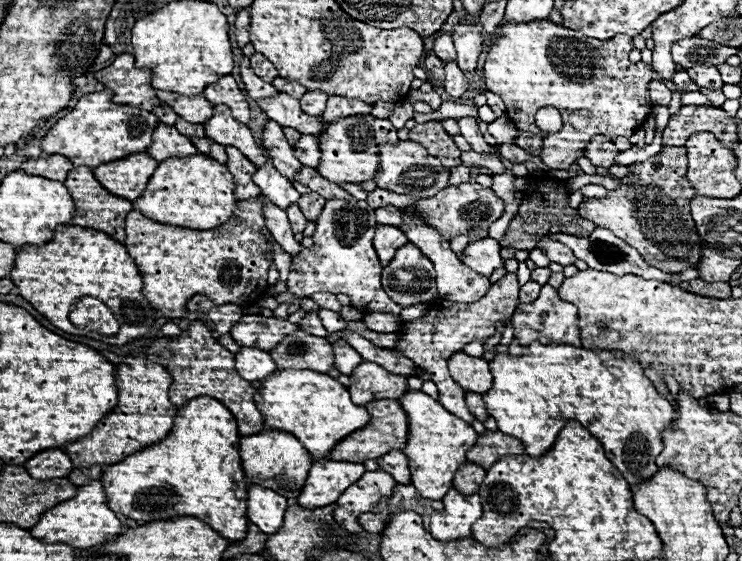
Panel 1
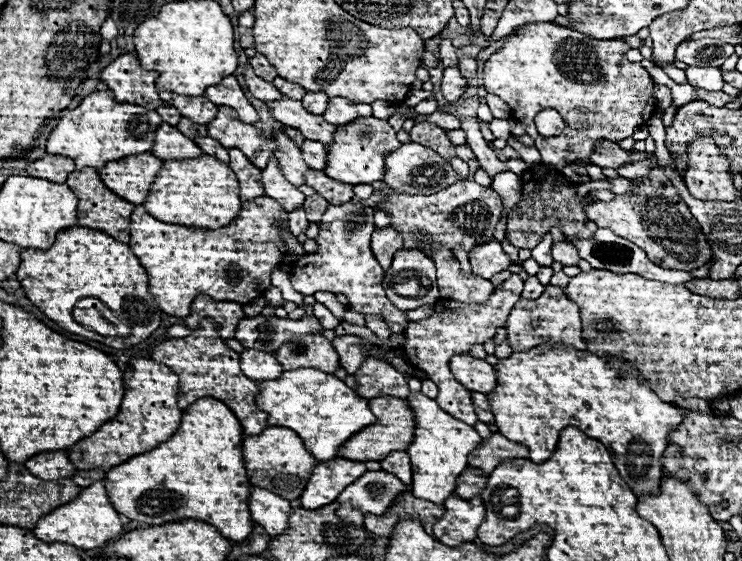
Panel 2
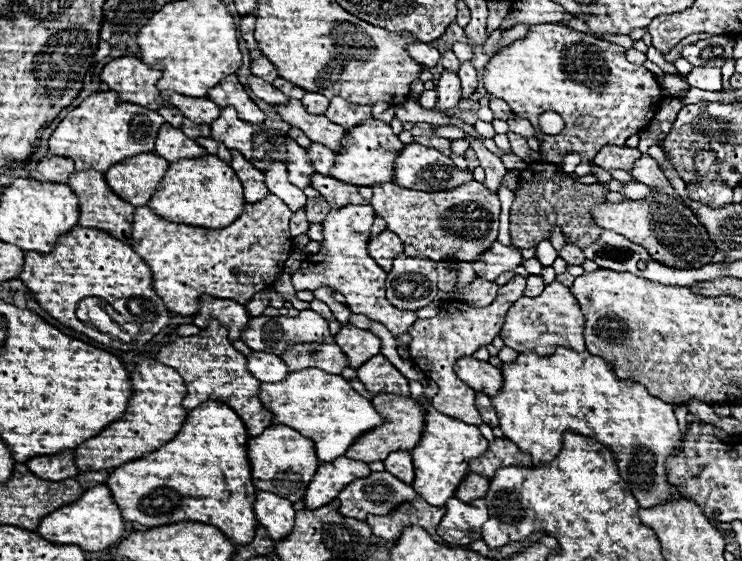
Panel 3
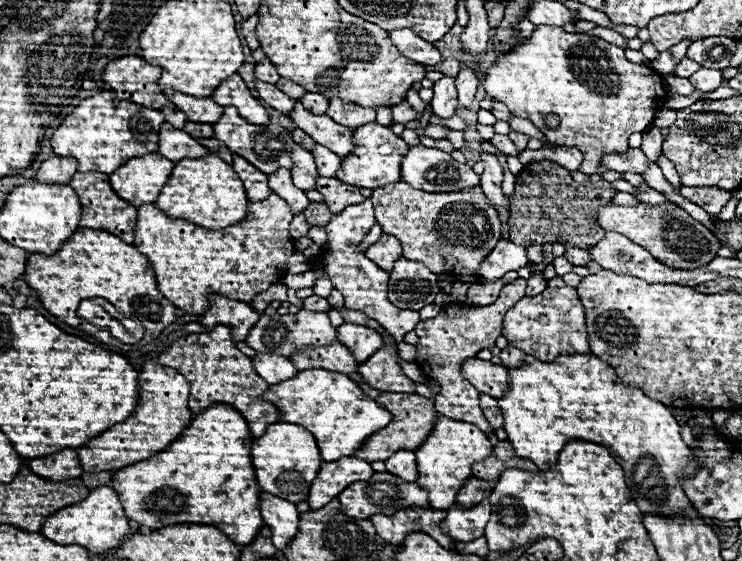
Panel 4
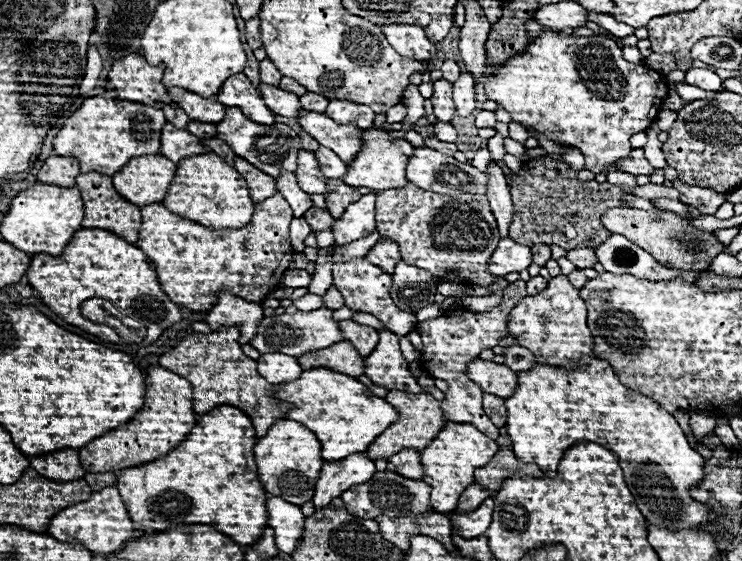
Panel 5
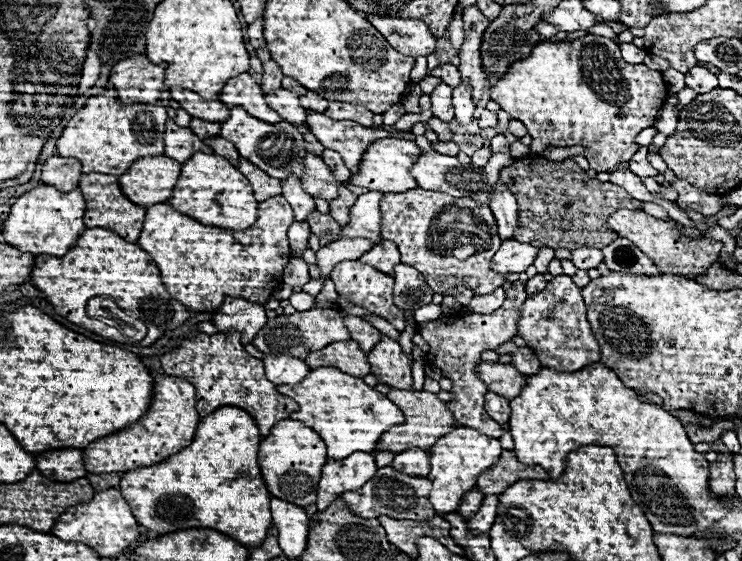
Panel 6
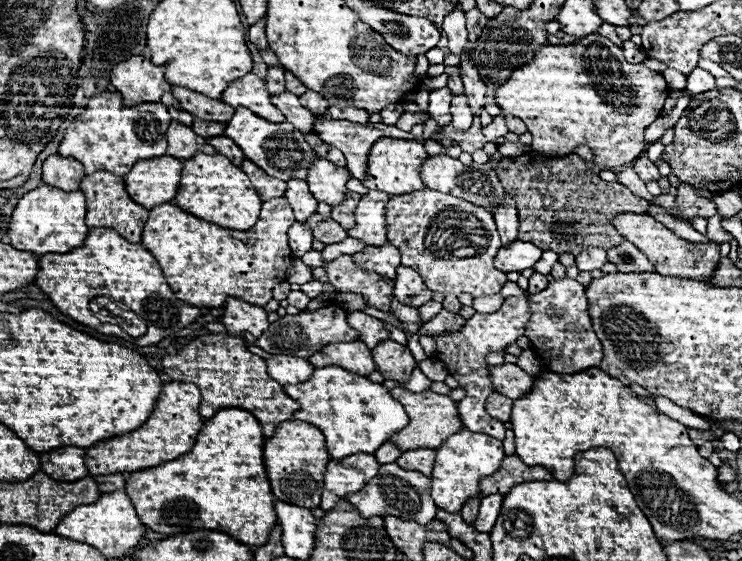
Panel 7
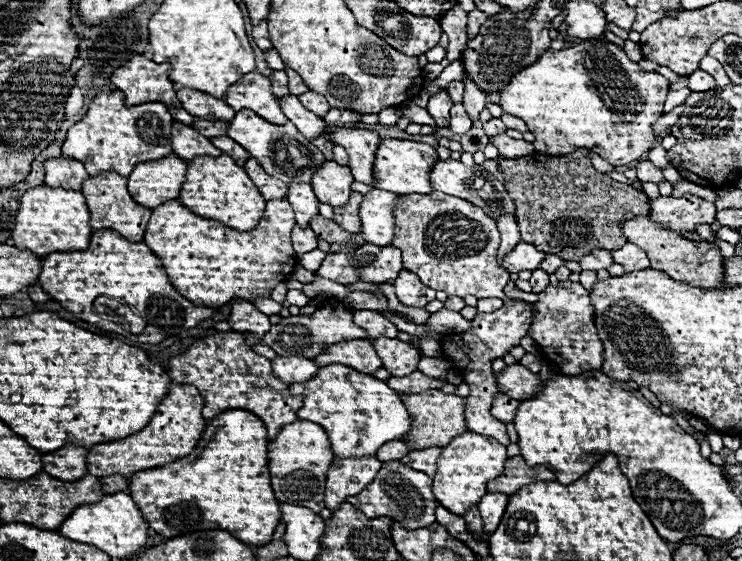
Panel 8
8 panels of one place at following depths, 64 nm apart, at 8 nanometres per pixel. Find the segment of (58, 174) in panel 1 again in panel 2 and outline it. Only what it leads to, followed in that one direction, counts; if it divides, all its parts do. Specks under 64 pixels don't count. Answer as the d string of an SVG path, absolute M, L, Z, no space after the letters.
M46 154L44 158L40 158L36 162L30 162L26 170L34 178L42 178L42 180L50 180L50 182L56 182L56 184L64 184L66 176L74 170L74 162L72 162L72 158L60 158L60 156Z

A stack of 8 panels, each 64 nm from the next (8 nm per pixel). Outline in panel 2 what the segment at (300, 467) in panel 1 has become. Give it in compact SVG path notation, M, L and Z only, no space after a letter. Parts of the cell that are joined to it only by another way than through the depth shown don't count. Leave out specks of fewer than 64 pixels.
M270 426L268 430L264 430L264 434L258 434L256 438L244 438L242 454L252 484L258 488L266 488L286 500L298 500L302 496L308 478L318 464L316 458L306 450L300 436L280 426Z

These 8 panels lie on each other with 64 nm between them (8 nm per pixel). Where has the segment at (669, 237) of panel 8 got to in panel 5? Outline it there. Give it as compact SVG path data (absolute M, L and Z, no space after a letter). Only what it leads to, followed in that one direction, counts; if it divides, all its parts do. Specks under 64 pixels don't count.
M612 208L602 218L606 230L610 230L612 234L626 236L630 242L650 252L656 258L656 262L660 262L662 266L668 266L672 270L676 268L680 272L702 272L708 270L712 260L724 250L724 244L712 232L702 232L692 228L688 220L690 218L668 210L650 214L638 208Z

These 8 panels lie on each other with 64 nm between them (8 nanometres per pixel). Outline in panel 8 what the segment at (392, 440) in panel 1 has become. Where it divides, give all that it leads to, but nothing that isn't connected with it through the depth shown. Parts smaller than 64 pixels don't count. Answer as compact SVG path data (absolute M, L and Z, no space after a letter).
M426 390L422 394L400 394L404 398L404 406L412 414L412 430L404 434L404 440L410 442L412 448L432 448L432 446L446 446L454 436L468 432L464 406L466 398L456 394L444 394L442 390Z

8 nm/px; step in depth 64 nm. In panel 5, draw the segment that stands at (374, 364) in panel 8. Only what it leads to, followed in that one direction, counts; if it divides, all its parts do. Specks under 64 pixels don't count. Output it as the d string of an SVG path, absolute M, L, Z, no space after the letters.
M348 340L336 342L328 348L308 352L298 358L304 368L330 368L348 376L362 376L364 374L364 358L356 352L354 344Z

